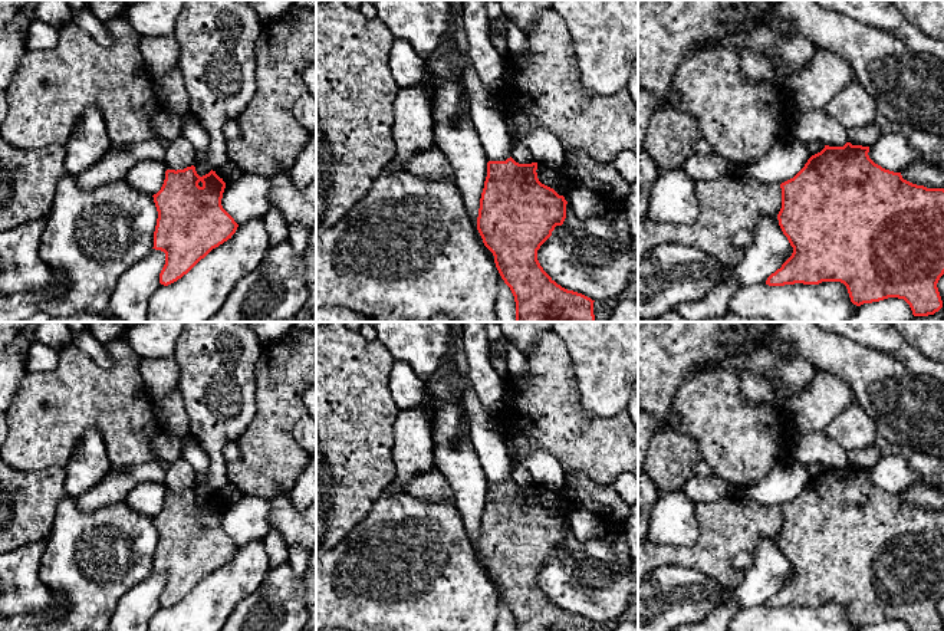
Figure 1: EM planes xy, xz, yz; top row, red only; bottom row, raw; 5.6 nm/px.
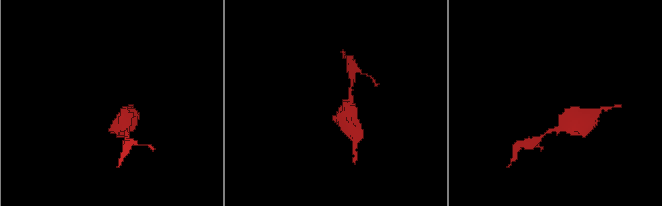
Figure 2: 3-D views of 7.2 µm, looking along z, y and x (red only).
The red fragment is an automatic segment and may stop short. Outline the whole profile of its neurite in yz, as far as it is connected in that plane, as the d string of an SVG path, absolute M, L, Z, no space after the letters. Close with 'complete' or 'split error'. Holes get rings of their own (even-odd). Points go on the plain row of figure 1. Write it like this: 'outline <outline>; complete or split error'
outline M851 464L843 469L825 467L793 500L780 506L782 530L777 542L793 575L767 599L766 607L841 604L856 628L898 620L911 631L941 631L937 605L944 597L944 510L912 506L901 494L875 486L868 474L869 469Z; complete

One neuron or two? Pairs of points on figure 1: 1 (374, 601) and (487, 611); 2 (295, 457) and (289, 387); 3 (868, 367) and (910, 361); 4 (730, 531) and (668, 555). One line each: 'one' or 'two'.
1: one
2: one
3: two
4: one

